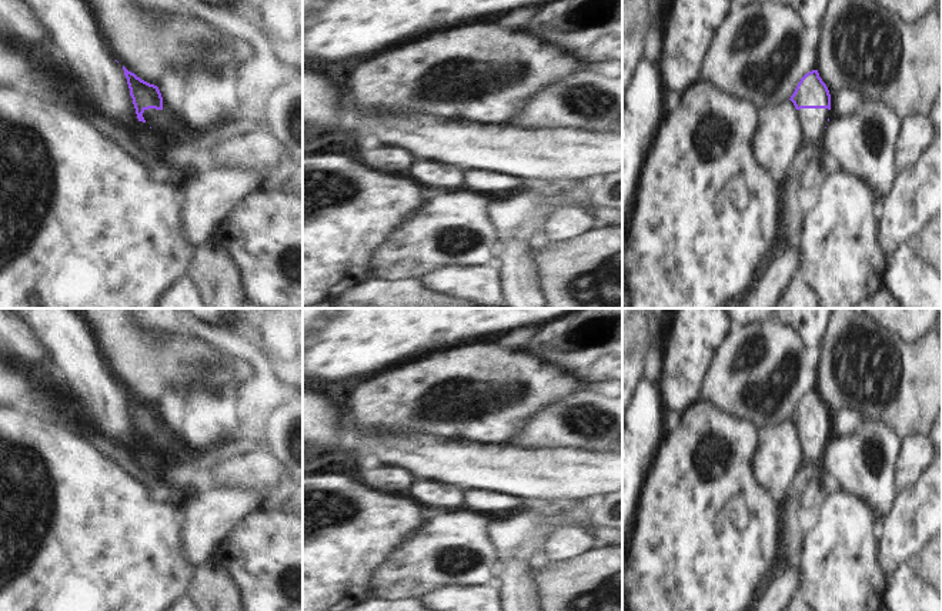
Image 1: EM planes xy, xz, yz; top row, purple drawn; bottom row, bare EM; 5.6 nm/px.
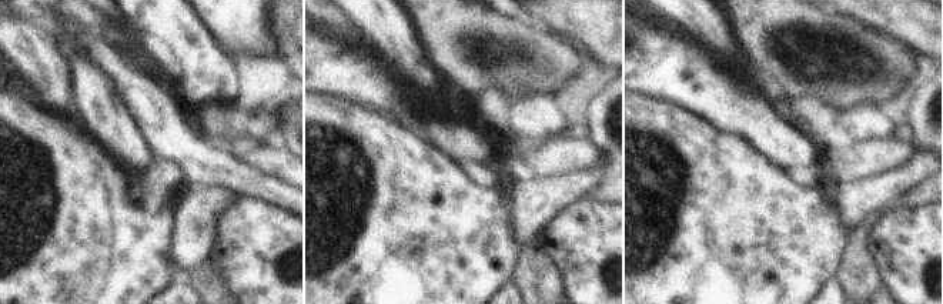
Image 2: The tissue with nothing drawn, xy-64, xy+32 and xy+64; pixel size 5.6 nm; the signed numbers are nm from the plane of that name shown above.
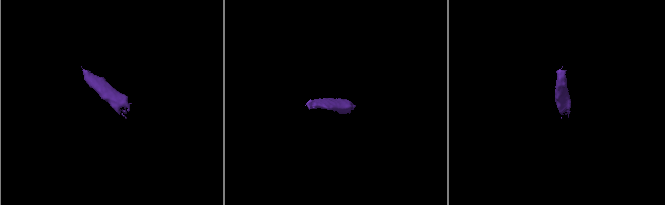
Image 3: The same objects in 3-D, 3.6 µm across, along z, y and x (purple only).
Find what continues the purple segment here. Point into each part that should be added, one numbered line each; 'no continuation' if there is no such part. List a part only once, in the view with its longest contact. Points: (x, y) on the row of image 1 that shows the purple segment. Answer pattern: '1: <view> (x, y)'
1: yz (812, 120)

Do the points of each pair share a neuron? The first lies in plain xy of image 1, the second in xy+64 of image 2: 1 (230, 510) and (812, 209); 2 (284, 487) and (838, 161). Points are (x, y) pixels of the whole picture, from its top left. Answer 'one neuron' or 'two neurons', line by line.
1: two neurons
2: one neuron

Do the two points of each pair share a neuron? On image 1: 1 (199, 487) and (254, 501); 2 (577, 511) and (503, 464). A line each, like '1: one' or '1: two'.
1: two
2: two

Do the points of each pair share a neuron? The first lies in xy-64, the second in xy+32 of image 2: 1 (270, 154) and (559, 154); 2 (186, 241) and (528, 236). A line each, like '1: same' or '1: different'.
1: same
2: same

